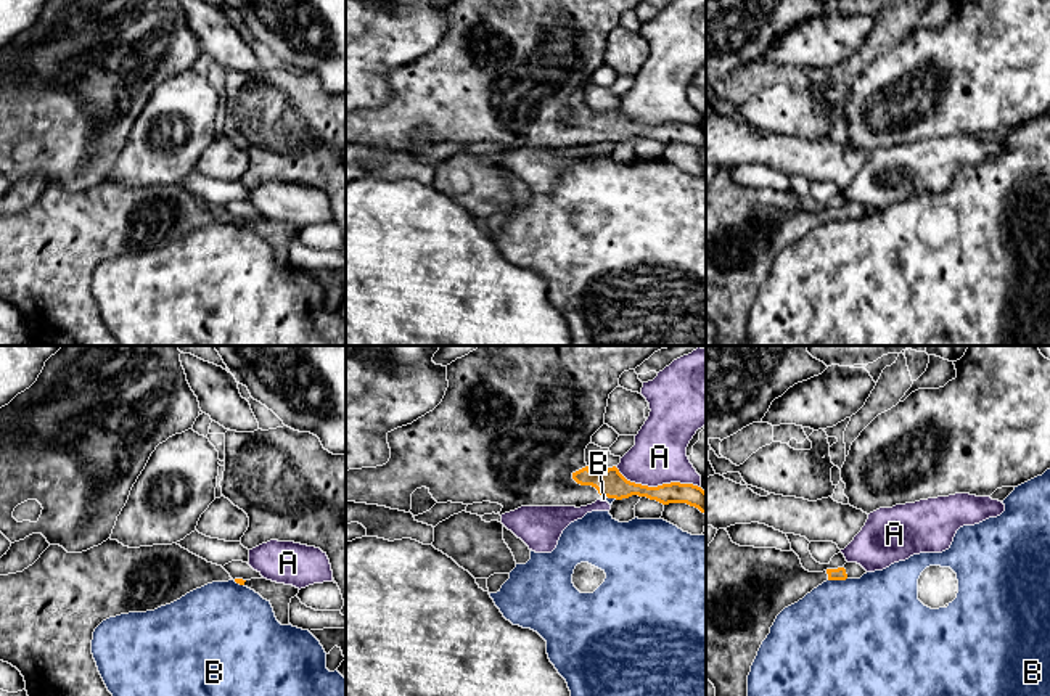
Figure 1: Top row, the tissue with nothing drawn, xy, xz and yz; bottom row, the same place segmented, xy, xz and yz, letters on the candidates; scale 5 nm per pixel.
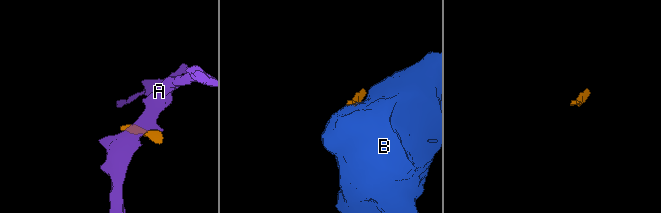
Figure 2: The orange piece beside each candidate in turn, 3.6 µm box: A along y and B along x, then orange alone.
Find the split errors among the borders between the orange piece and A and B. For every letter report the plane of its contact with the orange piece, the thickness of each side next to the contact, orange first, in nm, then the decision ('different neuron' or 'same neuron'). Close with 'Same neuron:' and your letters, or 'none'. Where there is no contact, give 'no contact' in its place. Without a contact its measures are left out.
A: xz | 140/280 nm | different neuron
B: yz | 60/480 nm | different neuron
Same neuron: none

